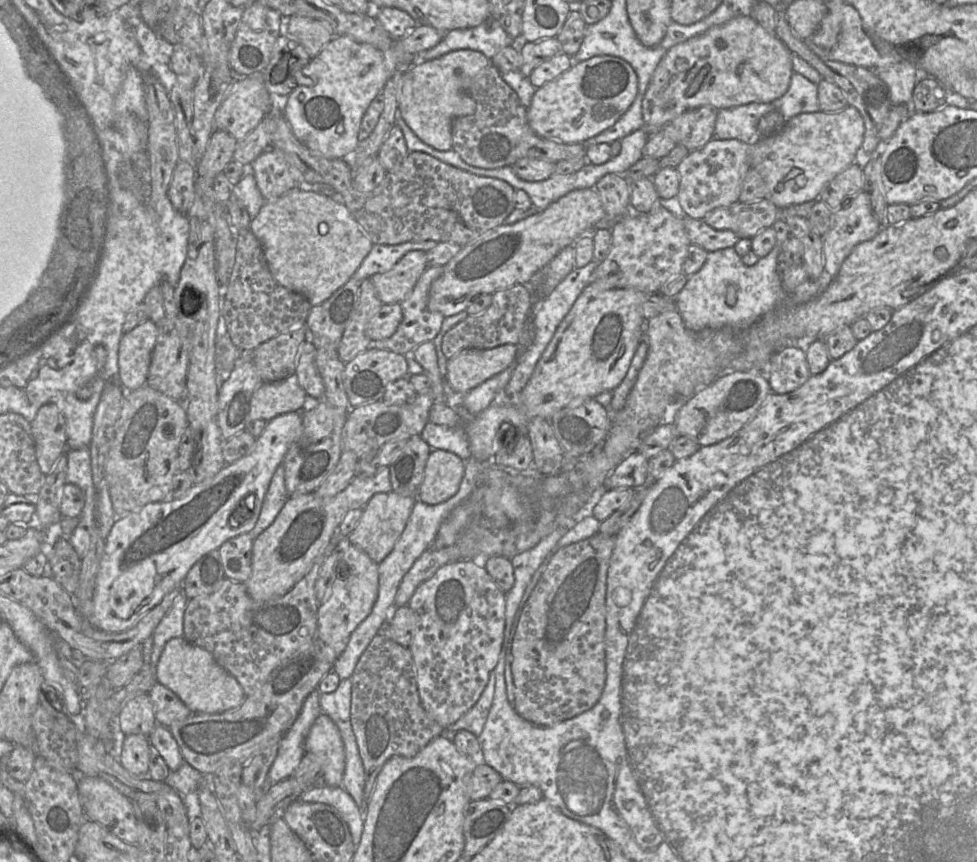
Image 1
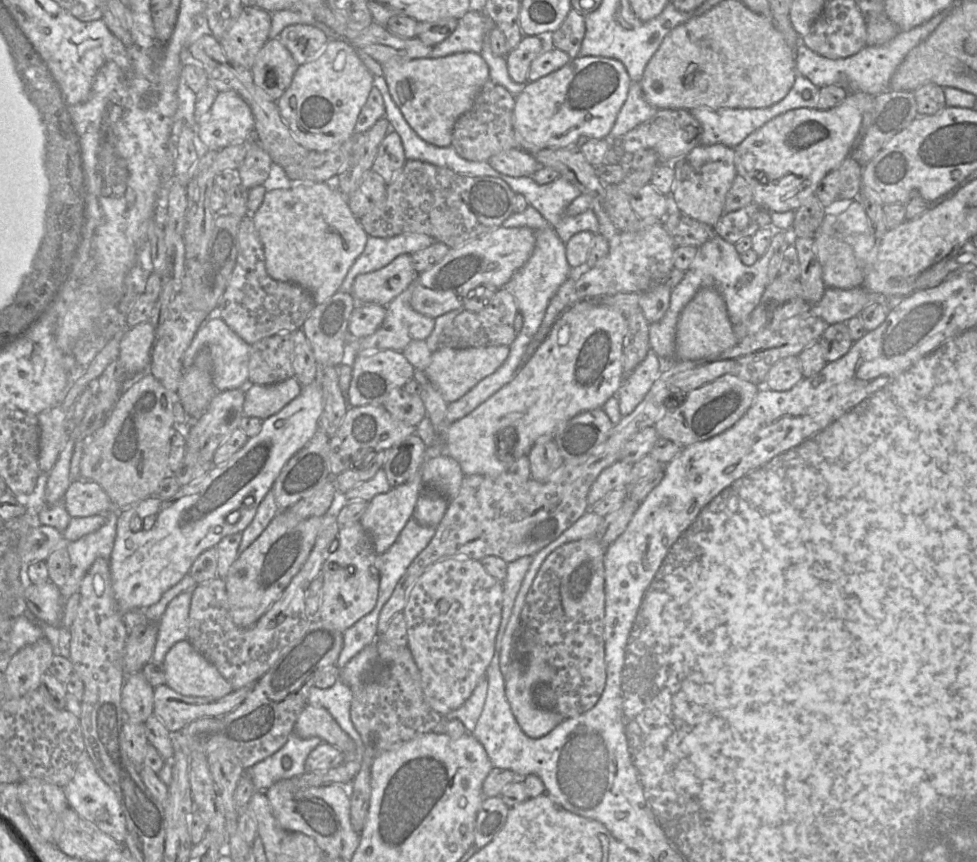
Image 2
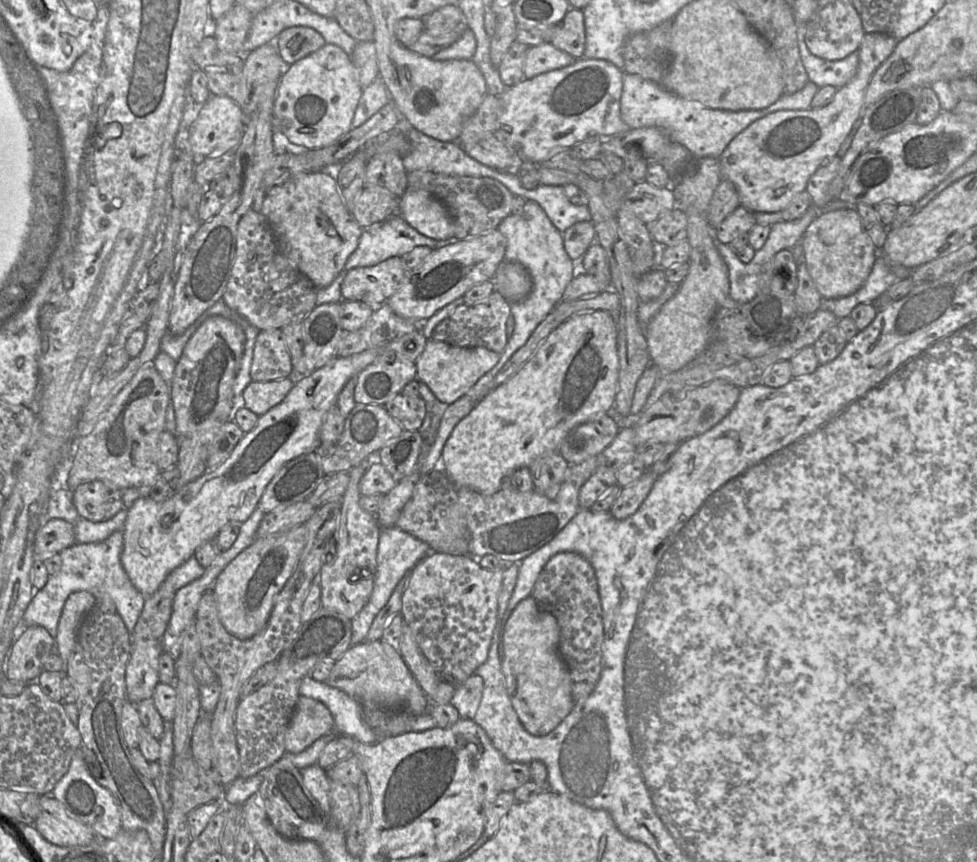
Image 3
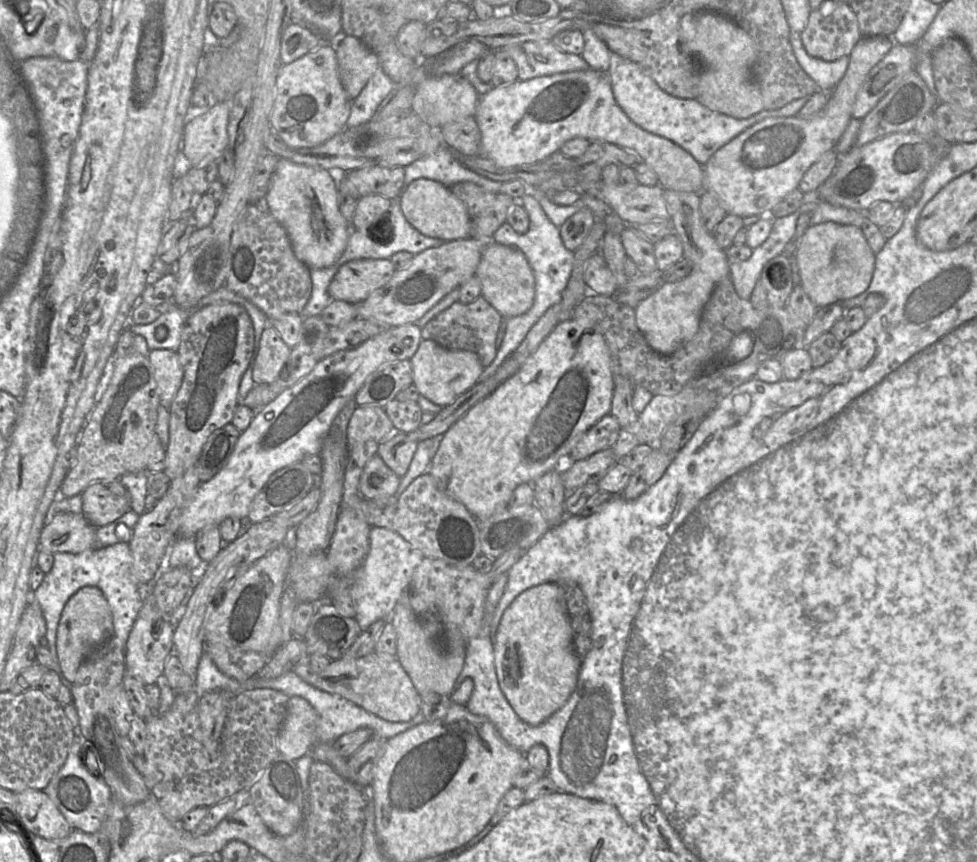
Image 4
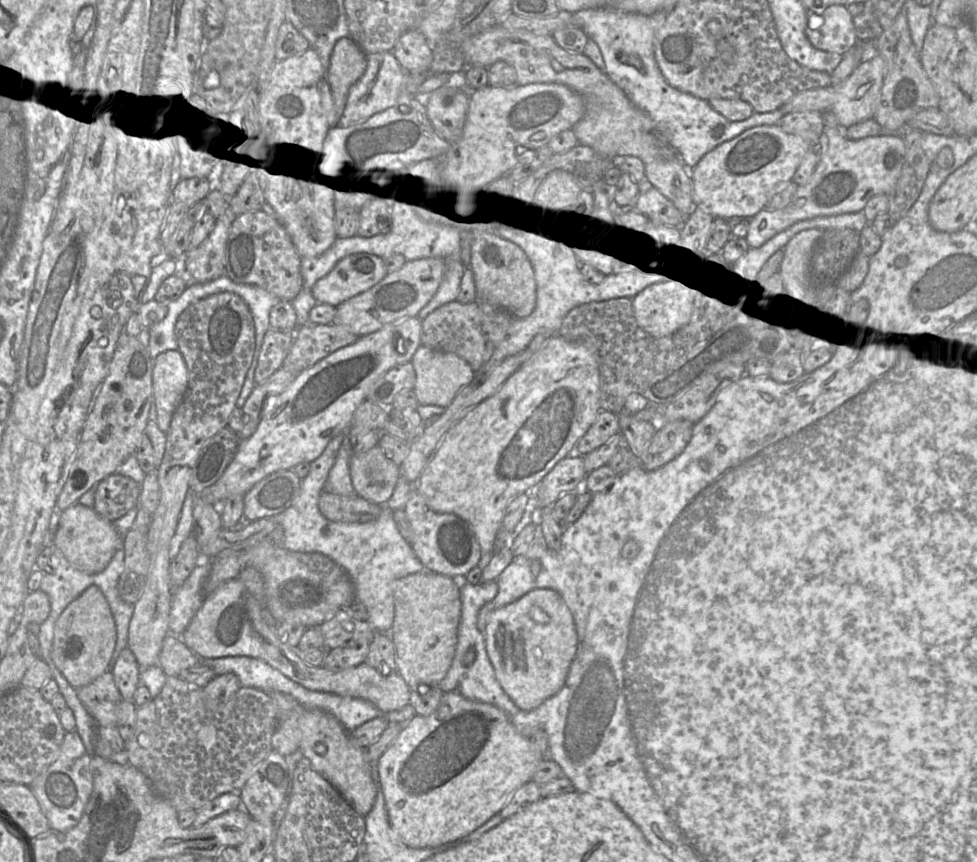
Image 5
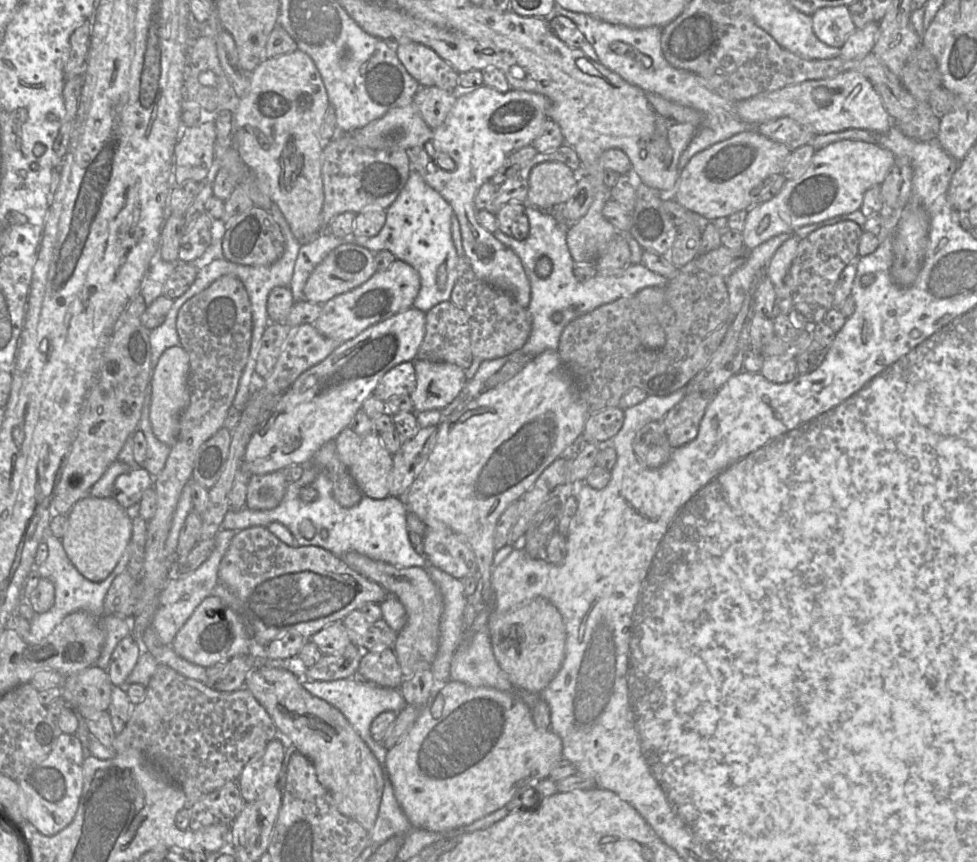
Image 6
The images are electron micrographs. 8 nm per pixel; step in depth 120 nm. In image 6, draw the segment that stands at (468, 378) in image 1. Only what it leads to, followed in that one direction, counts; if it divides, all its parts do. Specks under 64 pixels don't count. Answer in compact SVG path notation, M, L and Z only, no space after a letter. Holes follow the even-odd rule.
M413 361L416 387L410 394L414 412L441 410L450 404L467 383L465 370L446 362Z

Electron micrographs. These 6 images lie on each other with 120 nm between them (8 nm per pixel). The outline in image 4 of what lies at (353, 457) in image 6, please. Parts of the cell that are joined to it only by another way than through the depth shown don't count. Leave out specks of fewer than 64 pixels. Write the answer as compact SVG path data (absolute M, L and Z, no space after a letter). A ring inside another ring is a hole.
M375 454L366 463L359 480L359 492L365 499L395 495L400 485L399 477L383 459Z

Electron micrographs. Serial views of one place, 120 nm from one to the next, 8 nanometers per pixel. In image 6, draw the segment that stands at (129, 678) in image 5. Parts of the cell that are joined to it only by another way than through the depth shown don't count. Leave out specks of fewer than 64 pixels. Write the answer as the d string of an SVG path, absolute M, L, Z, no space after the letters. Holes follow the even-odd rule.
M132 634L116 645L108 667L110 681L114 686L120 686L126 692L126 679L133 671L142 650L141 642Z

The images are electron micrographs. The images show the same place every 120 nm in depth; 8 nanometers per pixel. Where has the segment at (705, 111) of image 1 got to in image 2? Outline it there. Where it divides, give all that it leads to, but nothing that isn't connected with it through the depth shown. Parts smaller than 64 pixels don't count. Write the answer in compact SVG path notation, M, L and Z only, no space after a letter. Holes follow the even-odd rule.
M661 109L650 119L627 132L618 142L626 154L652 148L658 153L659 163L673 163L700 145L701 134L701 125L690 110Z

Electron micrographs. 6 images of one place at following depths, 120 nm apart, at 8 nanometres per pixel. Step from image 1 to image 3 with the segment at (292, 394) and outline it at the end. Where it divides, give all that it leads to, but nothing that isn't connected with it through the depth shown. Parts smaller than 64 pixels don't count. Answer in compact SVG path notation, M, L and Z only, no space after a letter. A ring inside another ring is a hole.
M294 378L251 381L241 395L241 404L258 416L282 402L295 384Z

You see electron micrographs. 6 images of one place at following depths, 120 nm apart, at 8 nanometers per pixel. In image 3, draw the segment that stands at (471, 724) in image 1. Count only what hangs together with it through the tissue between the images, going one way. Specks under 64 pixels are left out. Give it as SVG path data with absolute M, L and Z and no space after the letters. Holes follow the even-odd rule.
M471 675L463 684L455 689L450 704L455 707L460 717L473 720L479 708L484 688L481 676Z

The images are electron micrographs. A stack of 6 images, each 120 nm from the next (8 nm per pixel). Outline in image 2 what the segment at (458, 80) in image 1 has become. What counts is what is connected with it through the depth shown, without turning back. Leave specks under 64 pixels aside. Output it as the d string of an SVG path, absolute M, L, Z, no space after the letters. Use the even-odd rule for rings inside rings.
M461 52L440 58L390 59L382 64L392 99L412 129L426 142L451 145L455 122L469 111L488 81L489 68L479 53Z

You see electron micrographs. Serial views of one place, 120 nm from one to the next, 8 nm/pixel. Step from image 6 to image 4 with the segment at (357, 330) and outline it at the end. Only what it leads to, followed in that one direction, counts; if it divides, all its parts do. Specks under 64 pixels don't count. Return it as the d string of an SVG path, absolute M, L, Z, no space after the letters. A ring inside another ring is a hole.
M469 237L444 242L442 246L428 248L414 256L411 263L397 270L381 288L356 305L356 319L366 319L390 328L412 324L423 317L453 289L460 287L475 275L485 246L492 239Z

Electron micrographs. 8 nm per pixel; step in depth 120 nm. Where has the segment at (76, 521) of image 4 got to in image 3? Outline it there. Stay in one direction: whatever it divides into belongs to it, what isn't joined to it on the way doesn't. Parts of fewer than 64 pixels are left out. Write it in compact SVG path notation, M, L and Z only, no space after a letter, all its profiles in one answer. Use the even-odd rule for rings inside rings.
M50 519L36 532L35 560L43 561L47 555L60 553L74 543L76 543L74 524L63 519Z

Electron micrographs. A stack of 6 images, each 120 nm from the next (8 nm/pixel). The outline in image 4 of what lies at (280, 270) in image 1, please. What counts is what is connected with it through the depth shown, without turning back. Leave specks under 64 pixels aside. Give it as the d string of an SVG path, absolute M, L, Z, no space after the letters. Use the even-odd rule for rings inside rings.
M279 158L265 197L269 212L285 228L297 259L309 268L320 269L342 256L352 226L339 210L337 185L327 169Z

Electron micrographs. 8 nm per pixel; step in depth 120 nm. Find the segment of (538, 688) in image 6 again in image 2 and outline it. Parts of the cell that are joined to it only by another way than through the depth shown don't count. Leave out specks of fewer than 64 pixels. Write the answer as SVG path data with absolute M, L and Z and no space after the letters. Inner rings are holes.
M513 659L505 678L505 693L512 712L523 732L542 738L565 719L556 711L542 709L534 699L530 671L523 659Z

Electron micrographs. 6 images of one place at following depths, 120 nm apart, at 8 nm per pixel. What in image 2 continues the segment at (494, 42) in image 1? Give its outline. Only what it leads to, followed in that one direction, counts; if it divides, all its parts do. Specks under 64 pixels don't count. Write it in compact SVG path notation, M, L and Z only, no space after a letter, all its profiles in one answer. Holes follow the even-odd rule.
M469 10L458 20L454 32L447 39L433 47L428 58L440 58L461 52L480 54L485 35L489 33L490 36L492 26L484 10Z

